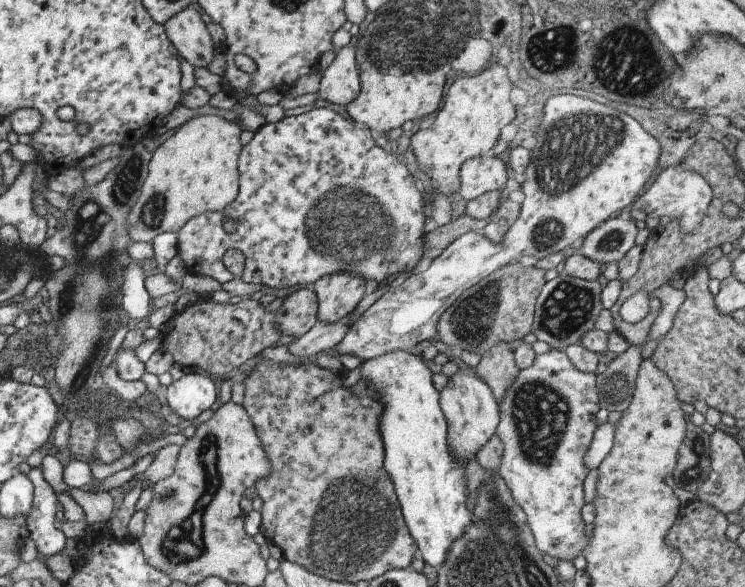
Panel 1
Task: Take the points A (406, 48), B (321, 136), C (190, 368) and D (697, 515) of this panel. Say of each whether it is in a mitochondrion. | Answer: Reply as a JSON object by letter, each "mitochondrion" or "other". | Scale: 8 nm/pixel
{"A":"mitochondrion","B":"other","C":"other","D":"other"}

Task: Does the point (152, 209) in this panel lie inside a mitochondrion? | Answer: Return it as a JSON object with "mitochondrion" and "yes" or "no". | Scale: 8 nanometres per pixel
{"mitochondrion":"yes"}

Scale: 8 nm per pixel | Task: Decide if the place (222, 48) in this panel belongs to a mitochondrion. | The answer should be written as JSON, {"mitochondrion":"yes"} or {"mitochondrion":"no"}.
{"mitochondrion":"no"}

